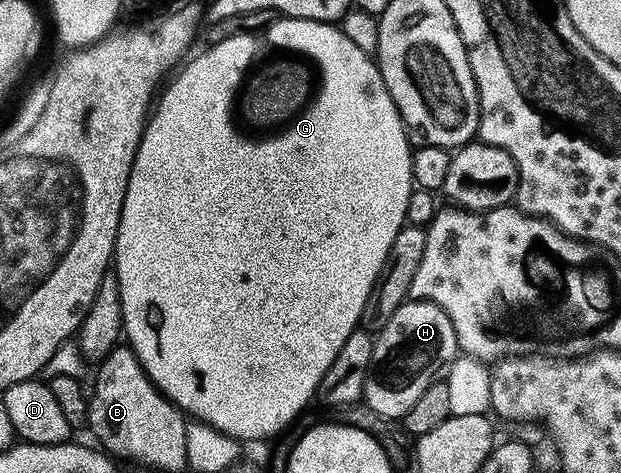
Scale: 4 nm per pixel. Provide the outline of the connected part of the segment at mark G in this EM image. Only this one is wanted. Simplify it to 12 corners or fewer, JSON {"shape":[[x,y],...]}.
{"shape":[[339,25],[179,67],[123,337],[189,419],[287,431],[414,191]]}

